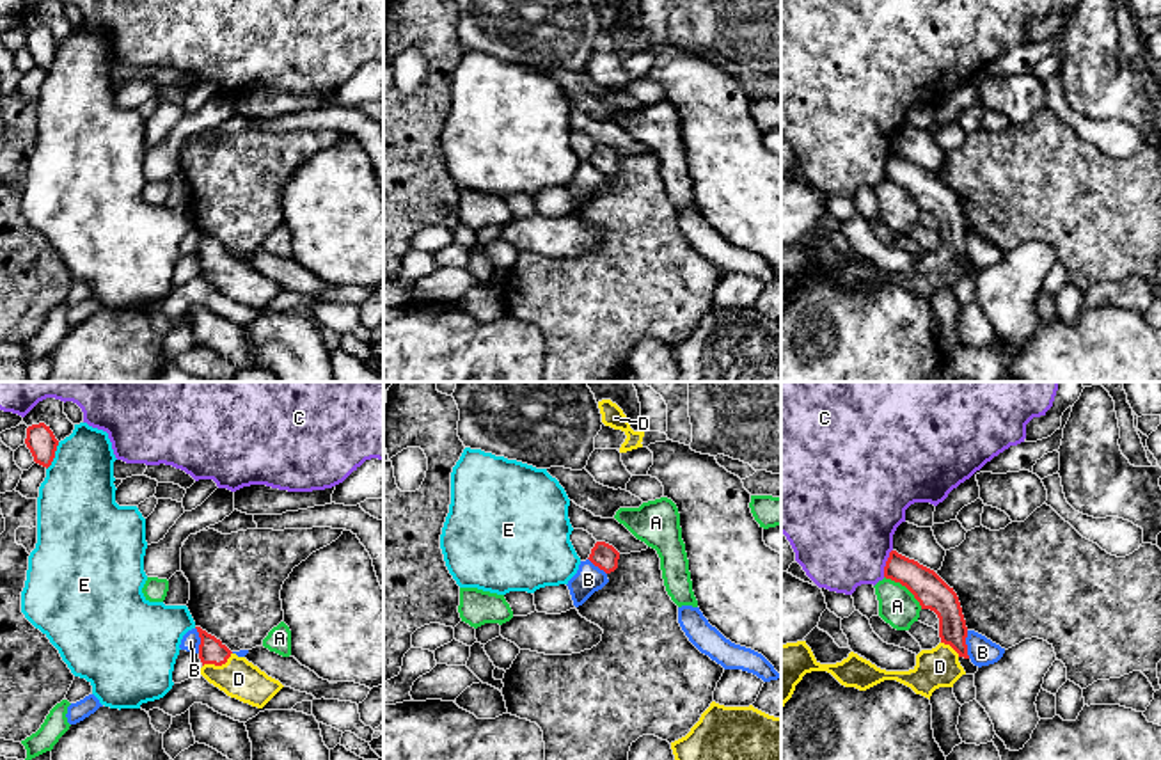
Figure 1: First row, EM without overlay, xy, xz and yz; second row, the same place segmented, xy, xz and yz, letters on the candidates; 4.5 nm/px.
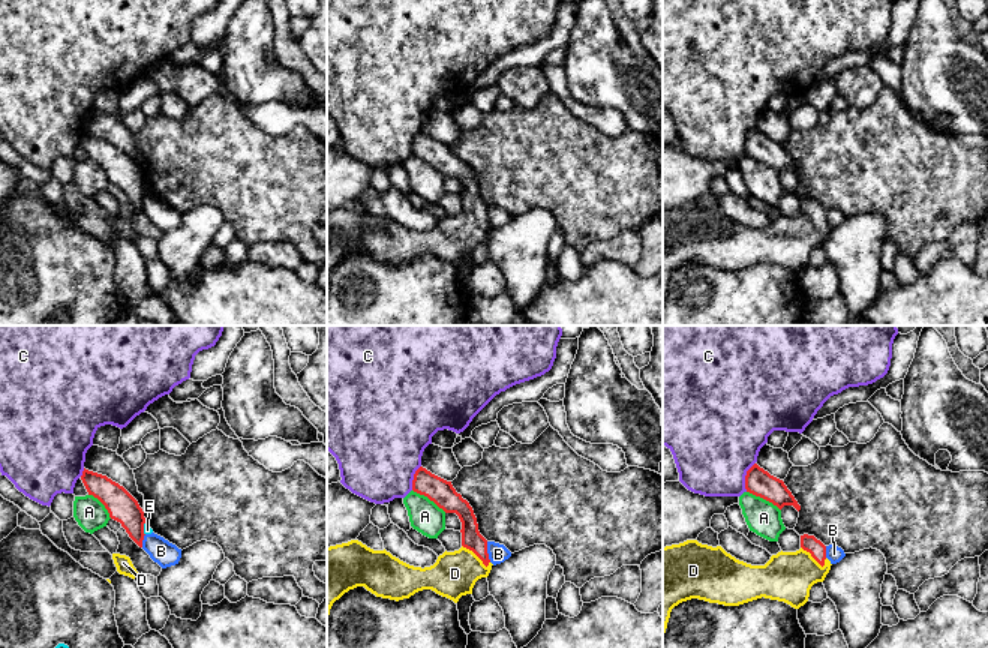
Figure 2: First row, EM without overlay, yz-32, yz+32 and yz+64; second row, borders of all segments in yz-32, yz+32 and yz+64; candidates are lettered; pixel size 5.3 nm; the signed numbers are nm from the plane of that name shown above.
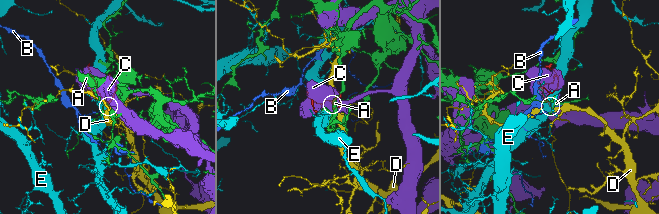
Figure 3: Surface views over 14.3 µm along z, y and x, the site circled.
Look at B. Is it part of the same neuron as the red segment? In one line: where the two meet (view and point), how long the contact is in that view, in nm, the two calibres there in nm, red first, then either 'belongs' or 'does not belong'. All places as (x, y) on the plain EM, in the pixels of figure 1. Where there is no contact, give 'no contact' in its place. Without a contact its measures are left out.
meets red in yz at (966, 247); contact 130 nm long; 140 nm thick on the red side, 130 nm on the other; does not belong

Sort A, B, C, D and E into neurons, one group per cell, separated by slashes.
A / B / C / D / E

